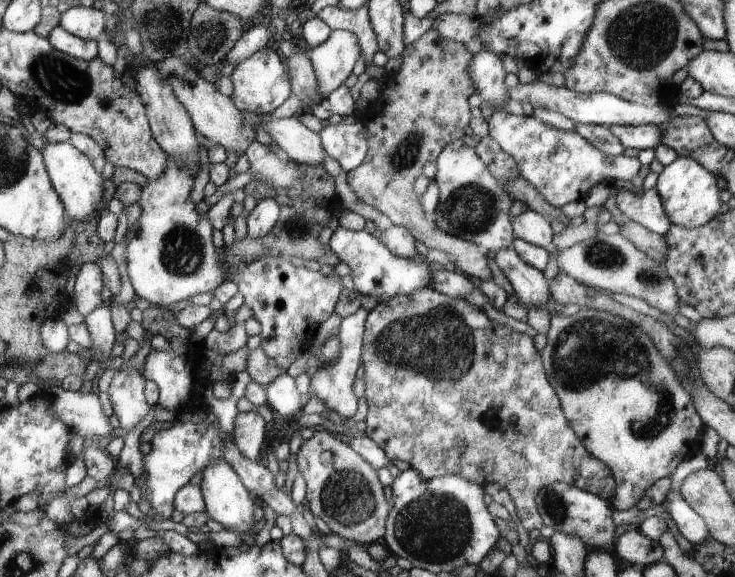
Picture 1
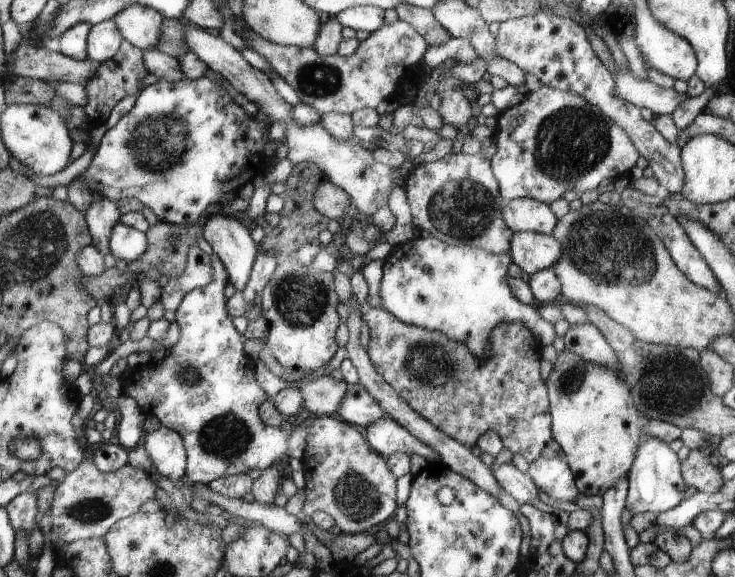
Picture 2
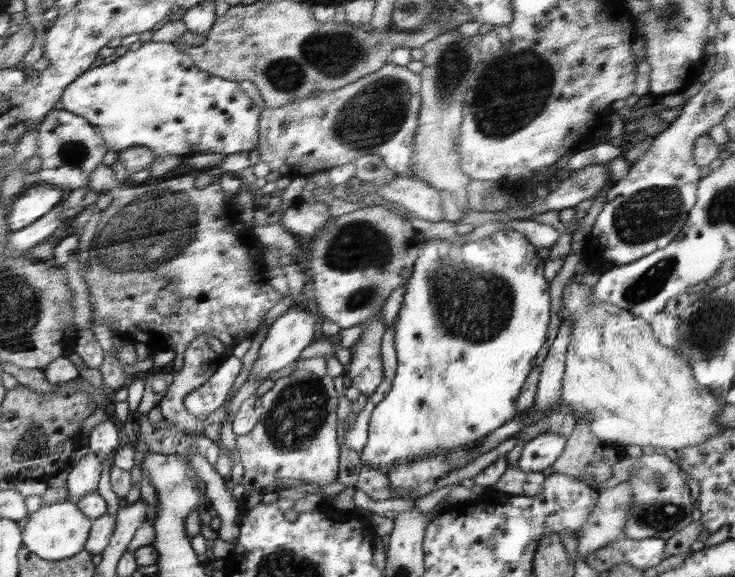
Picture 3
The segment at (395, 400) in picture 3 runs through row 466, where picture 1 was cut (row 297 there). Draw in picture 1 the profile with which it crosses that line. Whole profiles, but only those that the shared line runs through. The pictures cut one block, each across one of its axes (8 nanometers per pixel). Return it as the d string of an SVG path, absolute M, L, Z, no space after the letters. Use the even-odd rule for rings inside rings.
M340 225L333 231L329 247L352 270L355 289L362 296L374 296L378 302L388 301L391 298L429 287L430 277L435 268L426 260L422 263L415 263L411 259L396 256L384 242L381 242L377 234L370 235L364 229L354 231Z

